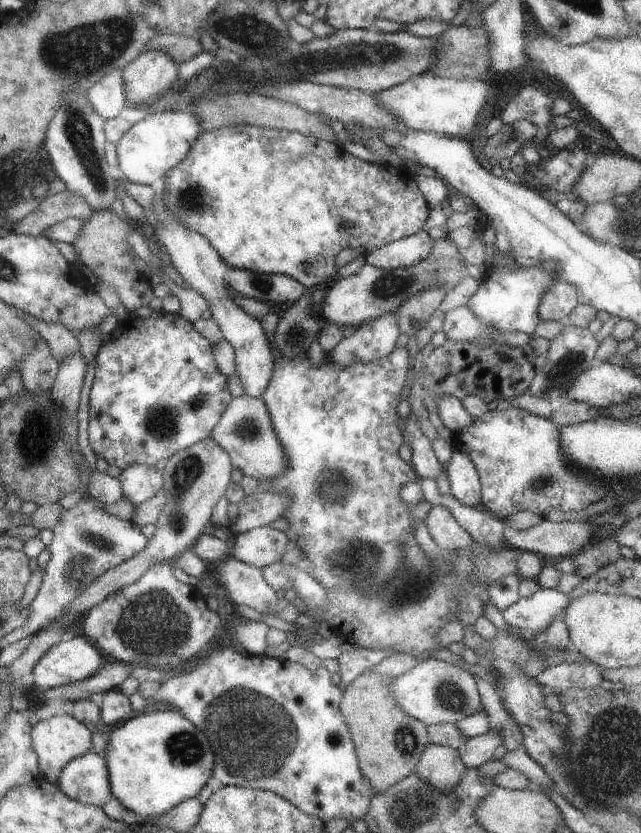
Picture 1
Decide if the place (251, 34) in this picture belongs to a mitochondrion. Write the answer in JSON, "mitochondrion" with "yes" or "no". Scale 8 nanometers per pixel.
{"mitochondrion":"yes"}

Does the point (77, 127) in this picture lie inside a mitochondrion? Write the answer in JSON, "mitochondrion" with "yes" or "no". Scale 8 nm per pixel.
{"mitochondrion":"yes"}

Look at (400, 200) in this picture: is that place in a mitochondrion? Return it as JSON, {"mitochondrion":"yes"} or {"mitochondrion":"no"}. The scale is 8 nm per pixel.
{"mitochondrion":"no"}

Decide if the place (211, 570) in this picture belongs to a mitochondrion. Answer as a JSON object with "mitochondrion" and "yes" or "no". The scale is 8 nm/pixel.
{"mitochondrion":"no"}

